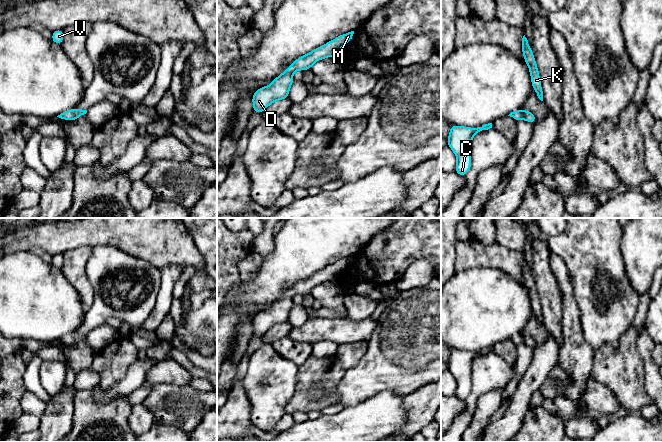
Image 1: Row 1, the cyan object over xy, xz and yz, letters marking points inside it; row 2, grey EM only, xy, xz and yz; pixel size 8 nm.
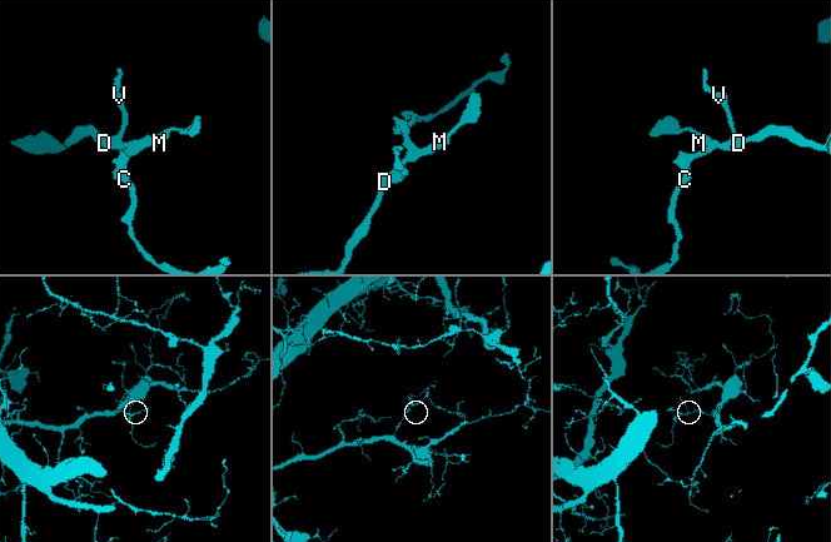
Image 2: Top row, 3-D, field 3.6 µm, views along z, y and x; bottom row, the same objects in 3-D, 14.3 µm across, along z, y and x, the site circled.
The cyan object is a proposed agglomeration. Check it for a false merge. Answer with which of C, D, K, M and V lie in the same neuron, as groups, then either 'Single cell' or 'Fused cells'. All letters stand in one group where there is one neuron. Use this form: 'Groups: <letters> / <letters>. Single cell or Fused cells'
Groups: C D K M V. Single cell

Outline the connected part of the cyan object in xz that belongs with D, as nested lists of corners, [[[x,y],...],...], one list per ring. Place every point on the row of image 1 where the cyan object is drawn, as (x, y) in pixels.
[[[354,31],[342,34],[328,43],[312,50],[310,53],[298,57],[282,74],[277,76],[274,81],[265,87],[255,91],[252,96],[253,111],[263,113],[264,110],[273,102],[289,98],[289,90],[293,82],[293,73],[297,70],[311,69],[312,65],[321,59],[335,57],[342,47],[351,39]]]

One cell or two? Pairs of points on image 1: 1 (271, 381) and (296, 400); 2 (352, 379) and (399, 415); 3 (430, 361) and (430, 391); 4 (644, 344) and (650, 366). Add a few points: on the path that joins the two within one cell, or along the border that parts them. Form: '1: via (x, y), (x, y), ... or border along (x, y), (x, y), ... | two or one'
1: border along (298, 373), (298, 388), (285, 406), (284, 412) | two
2: border along (396, 393), (390, 390), (381, 390), (352, 405) | two
3: border along (430, 382), (409, 393) | two
4: via (645, 349), (648, 361) | one

